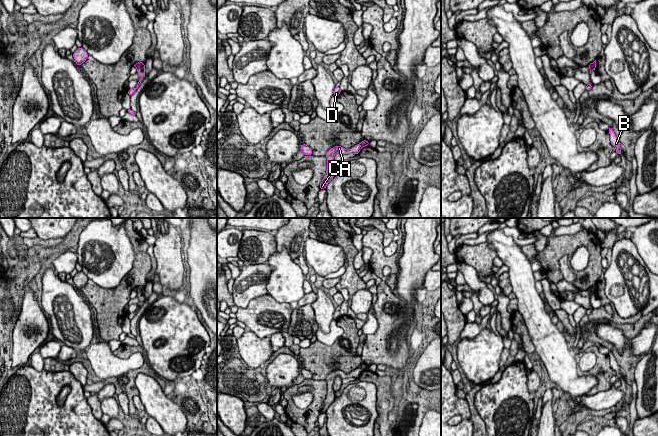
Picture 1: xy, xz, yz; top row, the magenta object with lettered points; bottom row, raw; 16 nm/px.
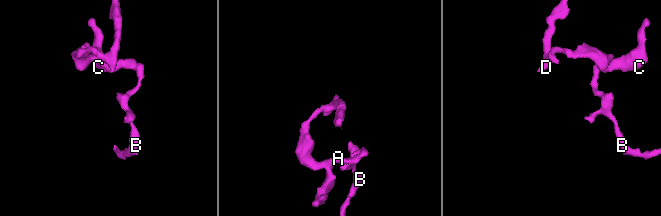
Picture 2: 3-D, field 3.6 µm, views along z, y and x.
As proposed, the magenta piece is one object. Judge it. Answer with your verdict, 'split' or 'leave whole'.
split

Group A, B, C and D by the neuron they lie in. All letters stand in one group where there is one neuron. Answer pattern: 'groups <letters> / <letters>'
groups A C D / B

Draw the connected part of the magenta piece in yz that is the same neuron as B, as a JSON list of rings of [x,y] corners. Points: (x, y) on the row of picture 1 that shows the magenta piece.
[[[609,127],[608,131],[610,133],[610,141],[611,141],[612,146],[614,146],[616,148],[617,154],[622,154],[622,151],[620,149],[620,142],[619,142],[618,138],[616,137],[613,129],[611,127]]]

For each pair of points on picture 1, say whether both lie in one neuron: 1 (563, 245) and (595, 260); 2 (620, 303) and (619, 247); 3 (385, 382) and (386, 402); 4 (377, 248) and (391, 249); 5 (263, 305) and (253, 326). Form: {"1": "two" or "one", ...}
{"1": "one", "2": "one", "3": "one", "4": "two", "5": "one"}

